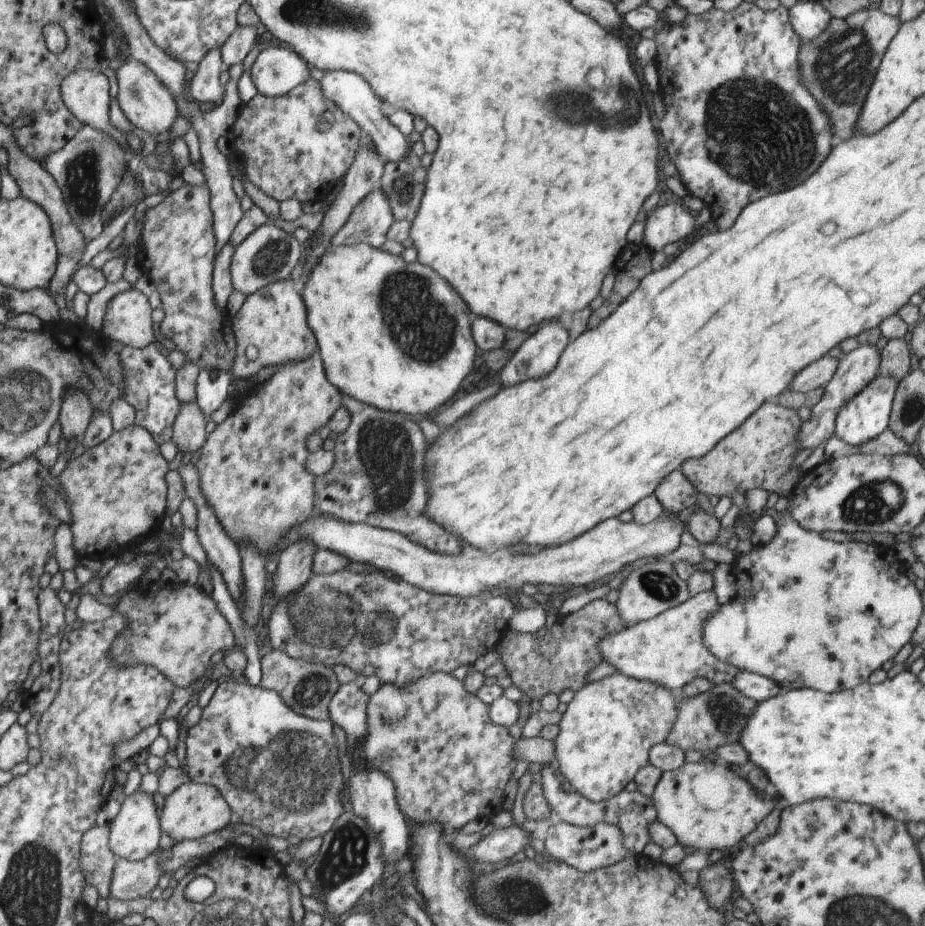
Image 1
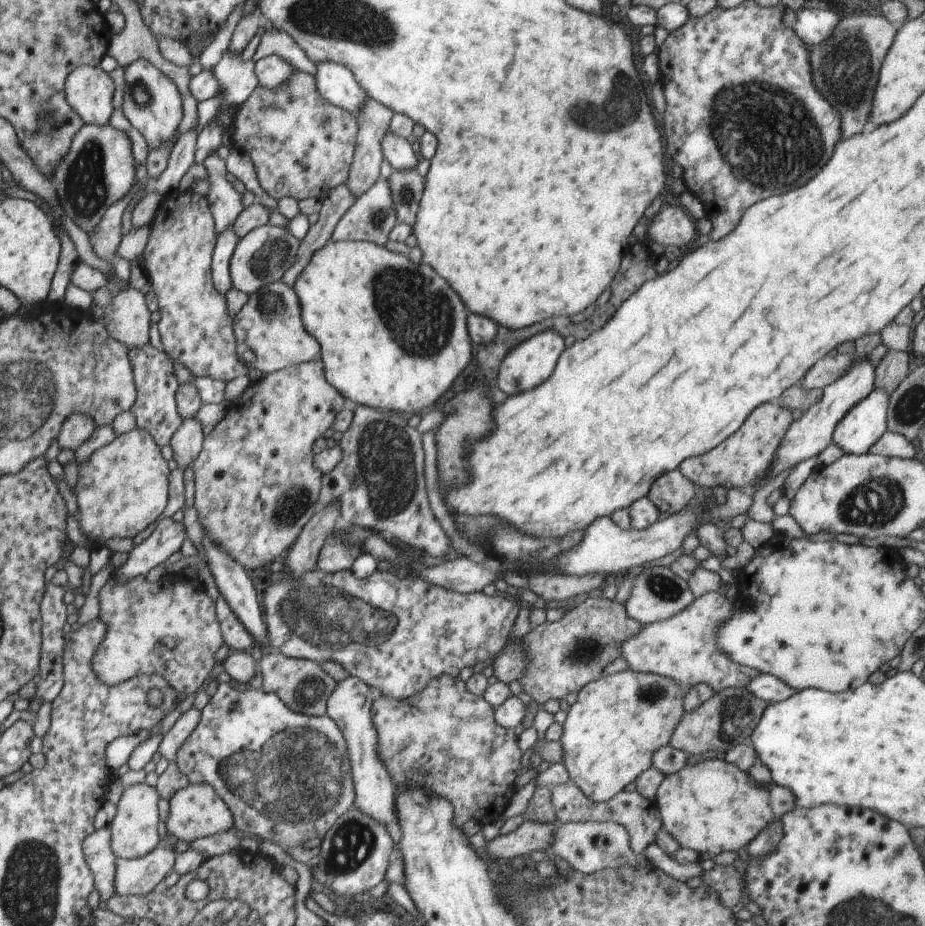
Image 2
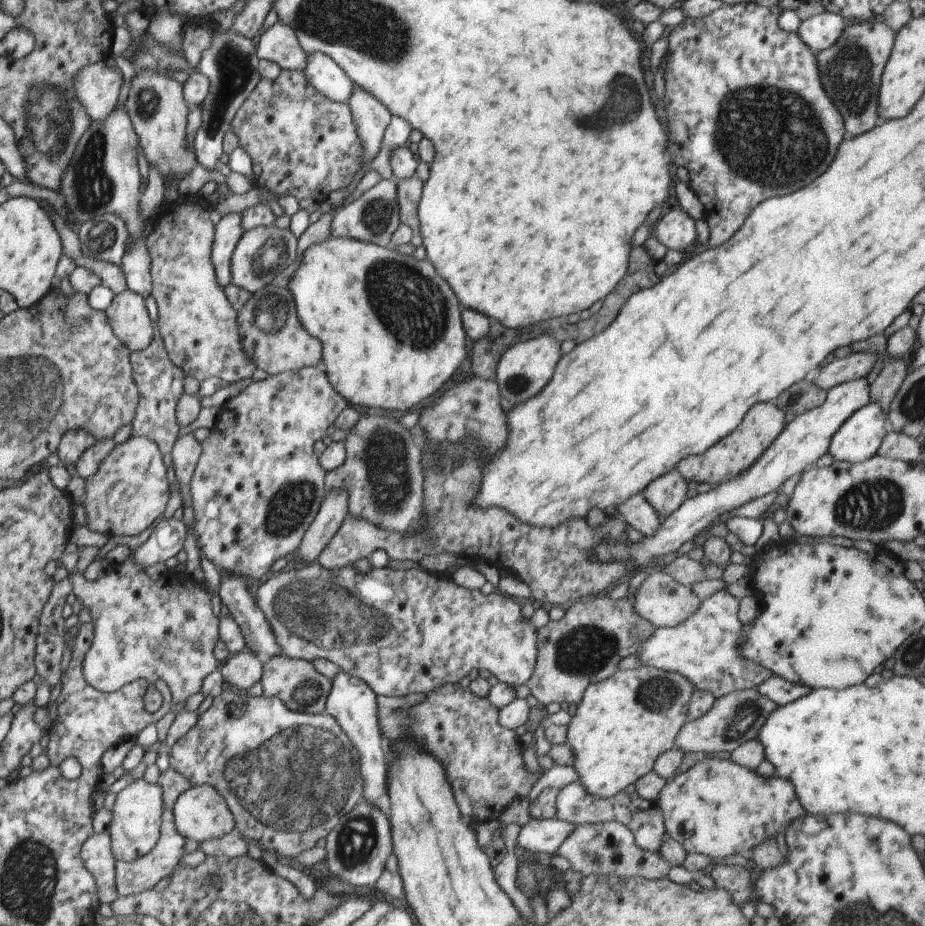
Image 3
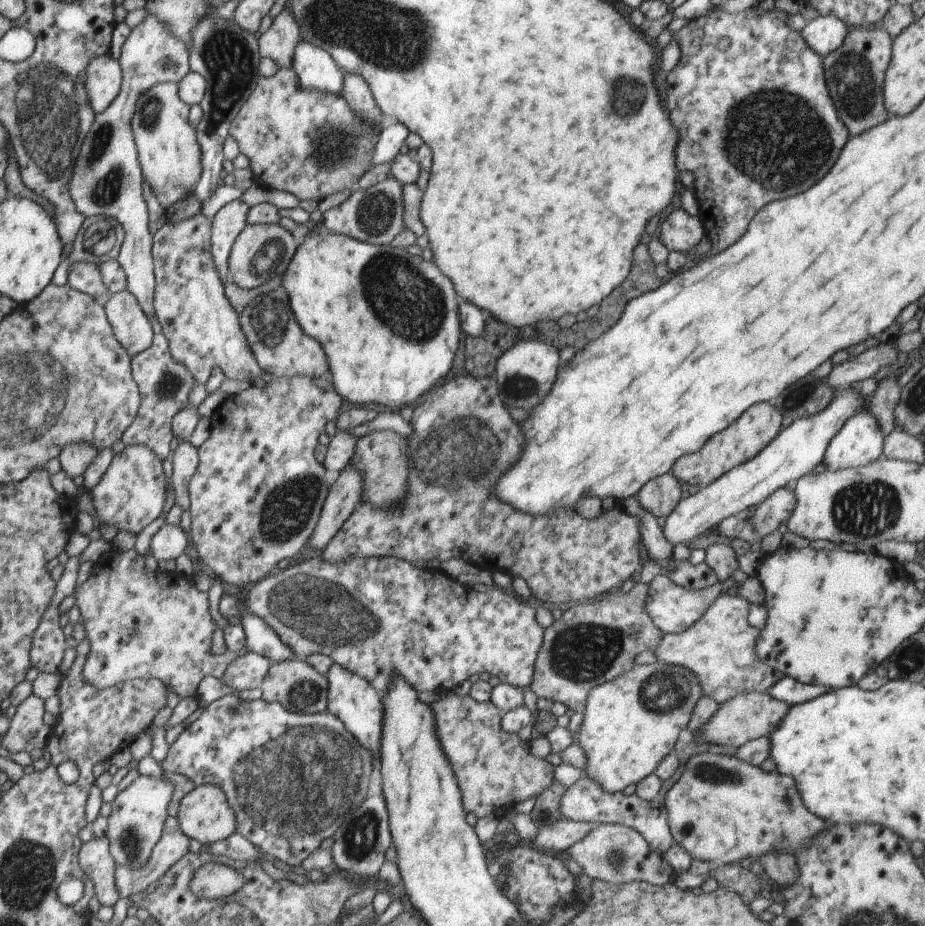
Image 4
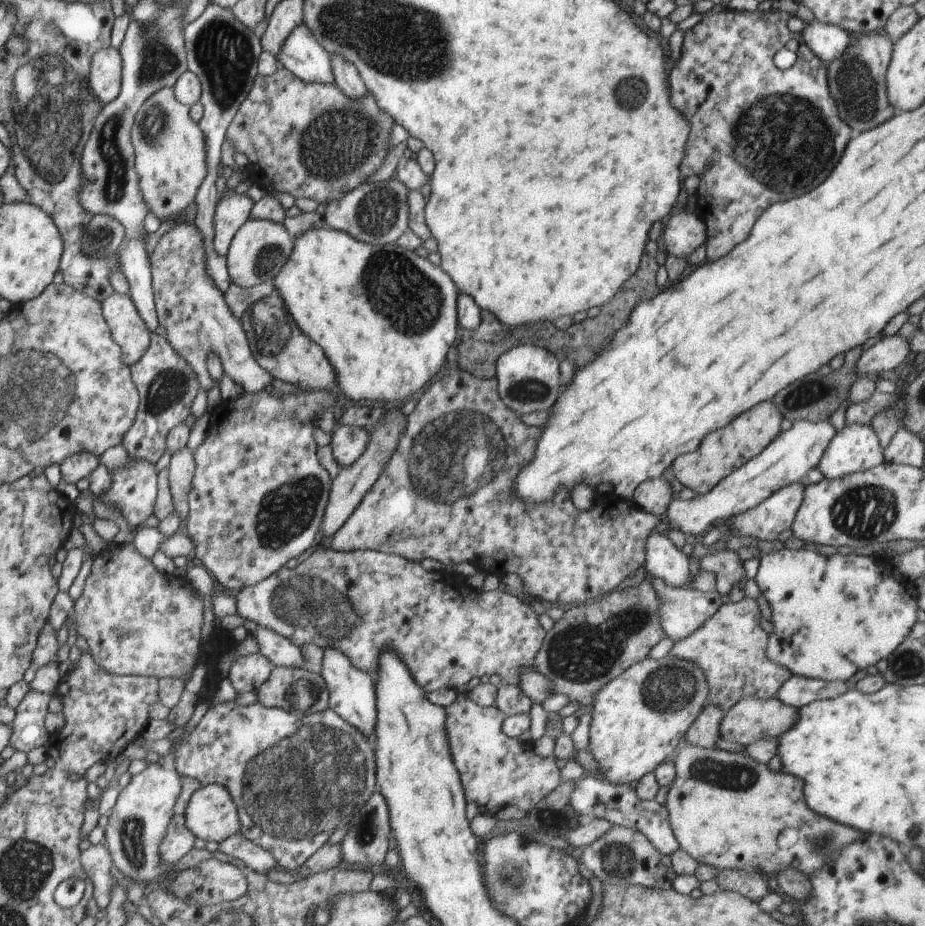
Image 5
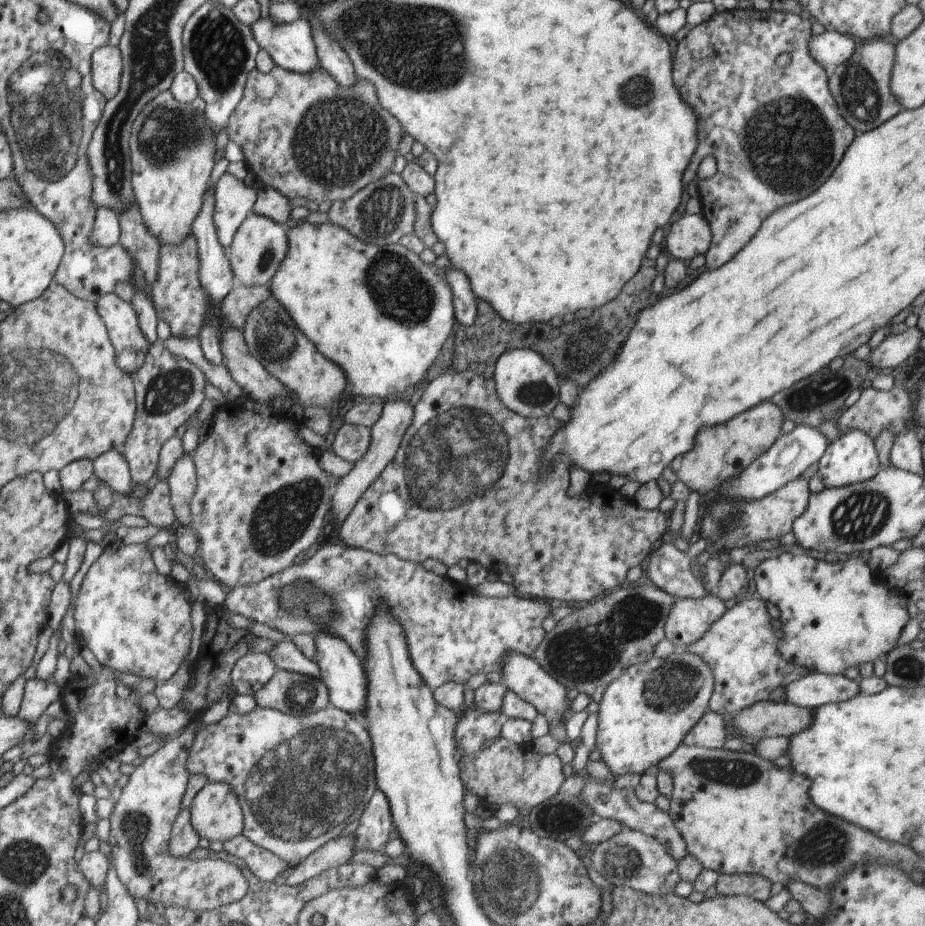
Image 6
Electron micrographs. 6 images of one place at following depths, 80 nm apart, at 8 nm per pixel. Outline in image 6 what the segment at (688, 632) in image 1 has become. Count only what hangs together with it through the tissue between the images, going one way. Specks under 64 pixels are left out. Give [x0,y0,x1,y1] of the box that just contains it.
[686,595,811,715]

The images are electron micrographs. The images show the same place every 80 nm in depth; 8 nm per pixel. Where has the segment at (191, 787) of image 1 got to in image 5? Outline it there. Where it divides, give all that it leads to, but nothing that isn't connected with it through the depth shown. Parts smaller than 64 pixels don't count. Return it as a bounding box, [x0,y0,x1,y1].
[185,783,241,843]

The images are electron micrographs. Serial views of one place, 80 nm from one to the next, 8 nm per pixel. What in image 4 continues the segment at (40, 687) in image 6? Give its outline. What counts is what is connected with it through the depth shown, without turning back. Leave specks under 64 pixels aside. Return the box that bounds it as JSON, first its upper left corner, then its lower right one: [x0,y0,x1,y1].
[1,694,52,754]

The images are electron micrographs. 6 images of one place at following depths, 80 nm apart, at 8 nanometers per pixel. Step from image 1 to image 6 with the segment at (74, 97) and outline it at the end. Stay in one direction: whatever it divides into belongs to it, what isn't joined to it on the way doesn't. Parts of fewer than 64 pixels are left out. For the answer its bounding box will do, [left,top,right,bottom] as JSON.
[92,45,122,100]

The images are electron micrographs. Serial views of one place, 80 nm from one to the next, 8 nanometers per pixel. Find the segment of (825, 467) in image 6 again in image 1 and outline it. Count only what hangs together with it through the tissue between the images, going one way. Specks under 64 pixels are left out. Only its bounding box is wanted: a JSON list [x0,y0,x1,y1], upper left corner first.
[835,375,900,446]

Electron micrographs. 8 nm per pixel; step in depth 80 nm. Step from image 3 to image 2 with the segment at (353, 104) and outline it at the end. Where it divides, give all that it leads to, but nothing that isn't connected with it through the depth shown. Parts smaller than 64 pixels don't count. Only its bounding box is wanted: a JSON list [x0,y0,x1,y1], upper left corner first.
[346,97,393,198]

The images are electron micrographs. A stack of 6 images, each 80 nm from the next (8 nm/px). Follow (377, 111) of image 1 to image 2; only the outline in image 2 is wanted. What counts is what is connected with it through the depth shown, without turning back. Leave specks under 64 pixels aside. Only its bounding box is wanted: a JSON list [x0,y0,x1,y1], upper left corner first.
[316,63,419,170]

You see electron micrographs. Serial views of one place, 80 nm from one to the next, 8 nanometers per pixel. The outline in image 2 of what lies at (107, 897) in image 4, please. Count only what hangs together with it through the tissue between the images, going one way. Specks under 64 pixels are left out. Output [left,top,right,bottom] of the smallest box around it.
[84,828,116,901]

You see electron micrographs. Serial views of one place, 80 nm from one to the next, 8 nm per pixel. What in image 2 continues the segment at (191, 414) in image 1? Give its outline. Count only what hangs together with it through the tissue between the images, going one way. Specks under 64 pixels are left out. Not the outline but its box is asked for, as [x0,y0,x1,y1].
[169,416,204,470]

